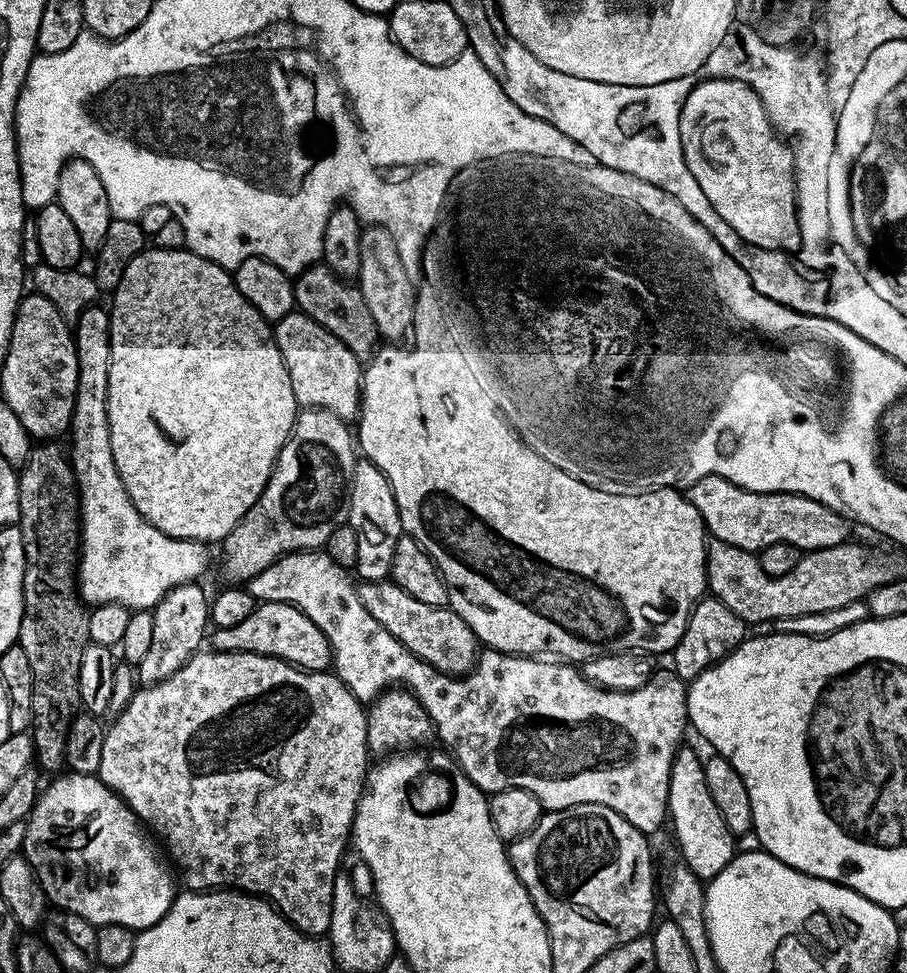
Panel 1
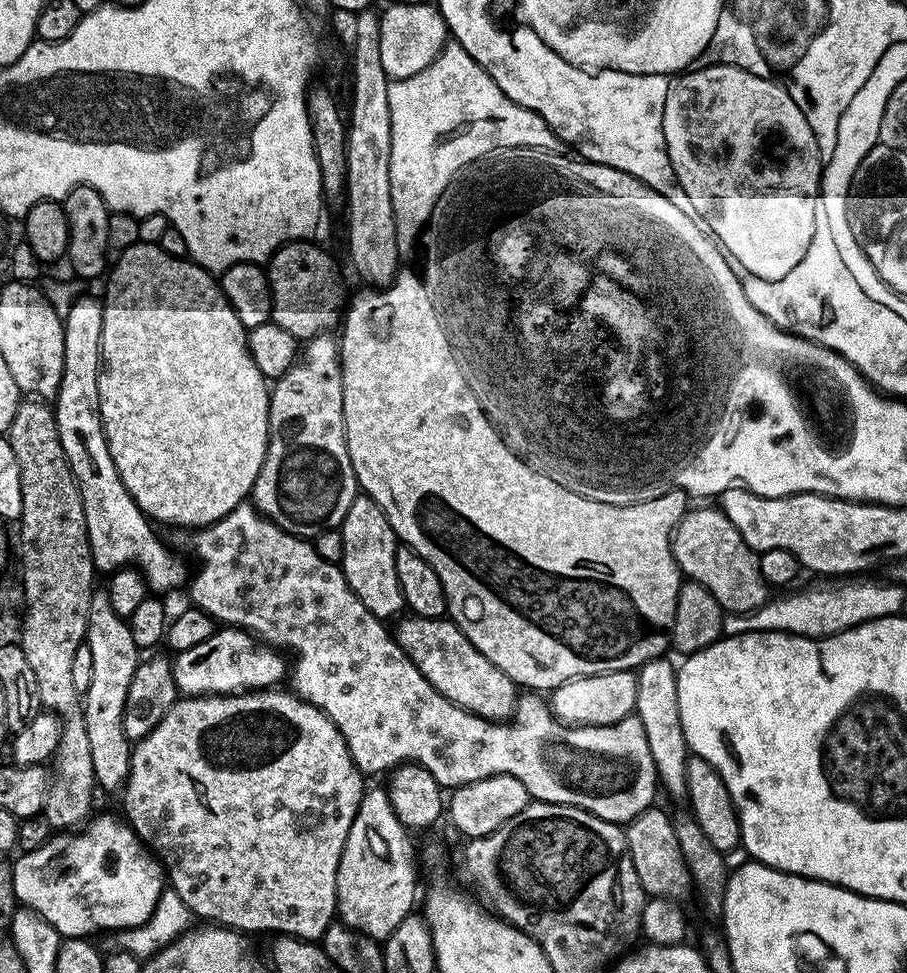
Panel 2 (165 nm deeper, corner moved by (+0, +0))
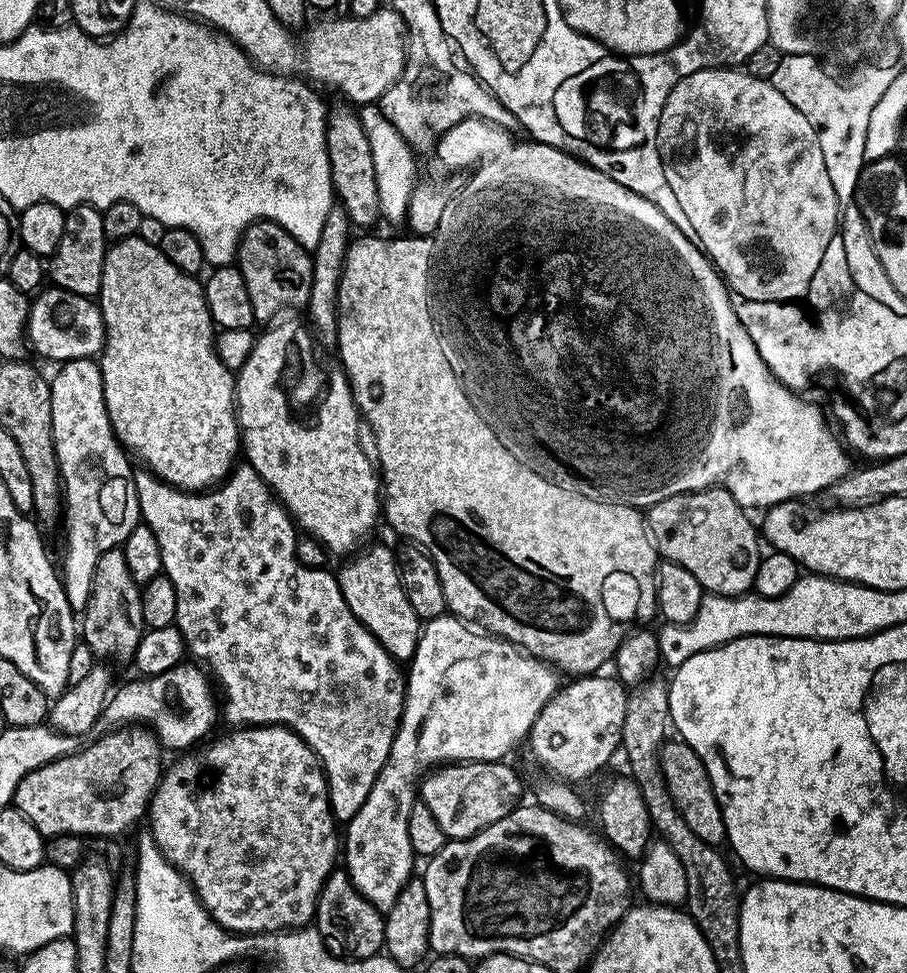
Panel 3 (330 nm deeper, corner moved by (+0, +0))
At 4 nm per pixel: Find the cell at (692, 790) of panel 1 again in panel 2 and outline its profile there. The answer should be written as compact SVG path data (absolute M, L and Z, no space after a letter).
M668 658L648 660L640 665L636 672L638 682L638 698L636 699L635 716L642 722L642 730L646 730L646 742L650 746L650 758L654 758L654 766L658 784L672 796L687 797L686 762L690 749L686 742L686 734L682 730L682 718L678 714L678 668Z

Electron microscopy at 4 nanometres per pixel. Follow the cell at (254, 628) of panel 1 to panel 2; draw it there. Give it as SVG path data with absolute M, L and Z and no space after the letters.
M235 626L221 627L206 642L193 646L190 650L175 653L172 660L172 677L176 683L177 693L185 696L233 696L235 692L258 692L266 688L276 688L279 680L289 675L290 668L279 651L272 645L264 643L250 632Z

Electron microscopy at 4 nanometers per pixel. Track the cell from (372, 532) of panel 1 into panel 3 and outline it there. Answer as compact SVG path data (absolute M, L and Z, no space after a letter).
M371 544L361 547L355 555L341 563L345 563L341 566L340 572L338 571L342 598L346 598L346 606L350 606L354 618L358 618L358 622L362 622L362 626L366 626L366 630L370 630L370 634L378 638L380 645L397 662L408 662L411 661L414 650L418 646L422 621L418 618L418 614L414 614L414 606L410 606L409 600L406 599L406 590L402 590L395 551L391 547L388 549L384 544Z

